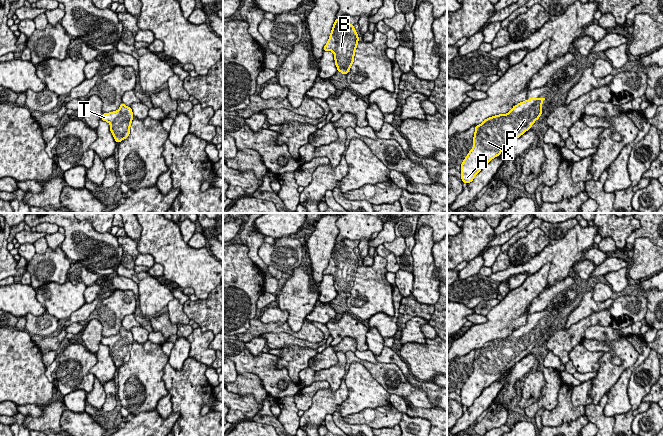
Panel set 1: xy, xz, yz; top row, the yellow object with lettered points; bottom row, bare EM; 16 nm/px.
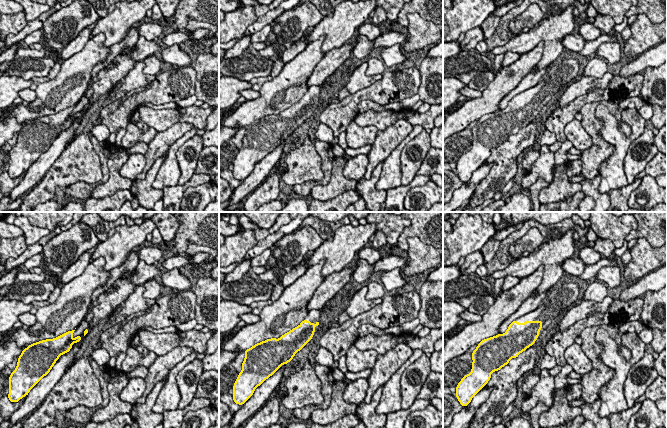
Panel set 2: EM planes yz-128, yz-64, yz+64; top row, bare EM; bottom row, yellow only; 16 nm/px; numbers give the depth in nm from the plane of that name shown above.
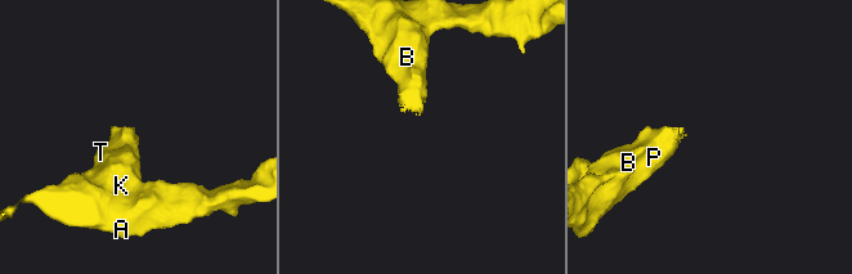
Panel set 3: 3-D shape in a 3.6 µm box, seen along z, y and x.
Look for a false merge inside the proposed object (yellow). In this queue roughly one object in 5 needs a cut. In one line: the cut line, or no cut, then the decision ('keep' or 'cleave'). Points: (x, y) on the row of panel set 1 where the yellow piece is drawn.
no cut | keep

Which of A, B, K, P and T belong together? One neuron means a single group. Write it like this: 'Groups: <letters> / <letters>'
Groups: A B K P T

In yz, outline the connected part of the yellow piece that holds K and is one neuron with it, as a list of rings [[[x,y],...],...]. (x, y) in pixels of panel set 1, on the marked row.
[[[529,98],[514,105],[507,114],[499,114],[476,125],[473,148],[461,166],[461,179],[467,184],[473,181],[484,165],[499,156],[516,138],[519,138],[542,114],[545,98]]]

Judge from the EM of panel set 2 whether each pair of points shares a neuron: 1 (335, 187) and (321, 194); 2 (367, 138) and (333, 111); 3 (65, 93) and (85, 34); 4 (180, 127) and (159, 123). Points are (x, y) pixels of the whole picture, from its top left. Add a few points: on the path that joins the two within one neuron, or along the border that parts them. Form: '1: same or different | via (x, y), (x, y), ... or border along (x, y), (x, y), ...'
1: same | via (332, 189), (324, 192)
2: different | border along (354, 119), (344, 130)
3: different | border along (90, 37), (79, 51), (61, 62)
4: different | border along (193, 125), (187, 122), (174, 122), (156, 132)

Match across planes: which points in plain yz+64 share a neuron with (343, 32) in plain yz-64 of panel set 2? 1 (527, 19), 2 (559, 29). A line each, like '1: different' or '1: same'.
1: different
2: same

